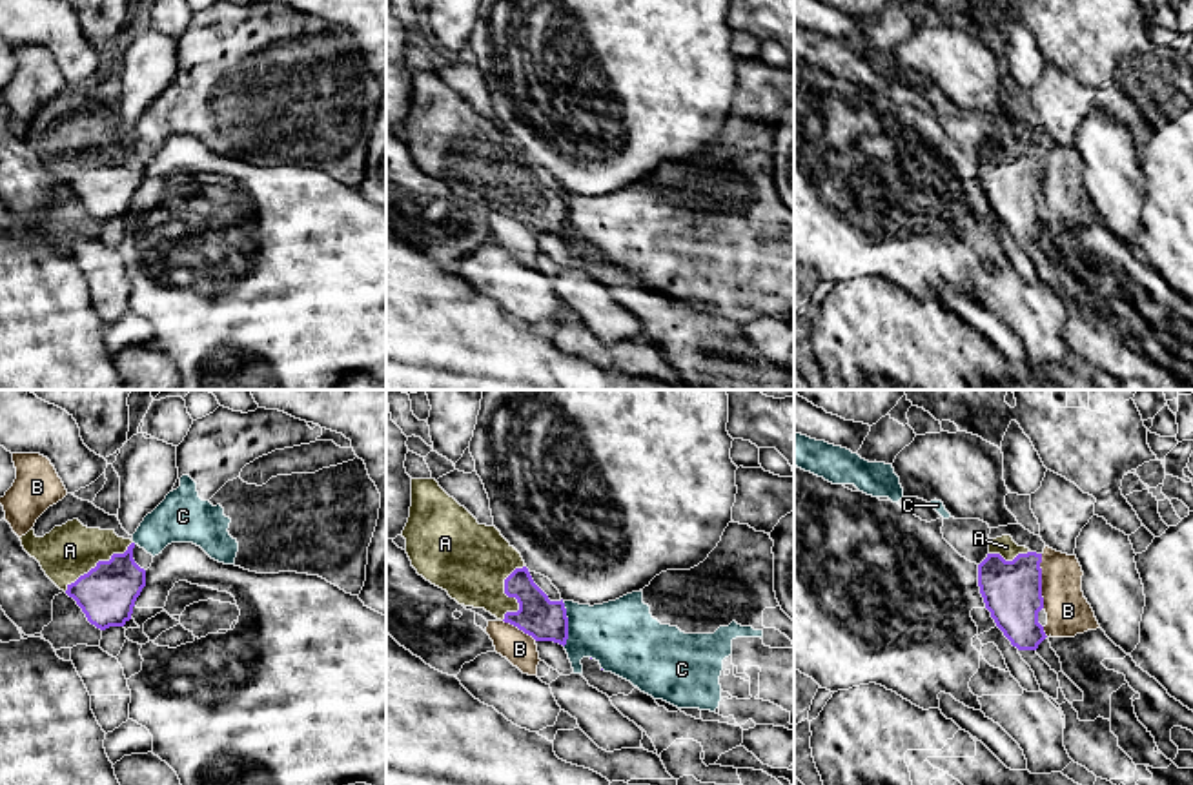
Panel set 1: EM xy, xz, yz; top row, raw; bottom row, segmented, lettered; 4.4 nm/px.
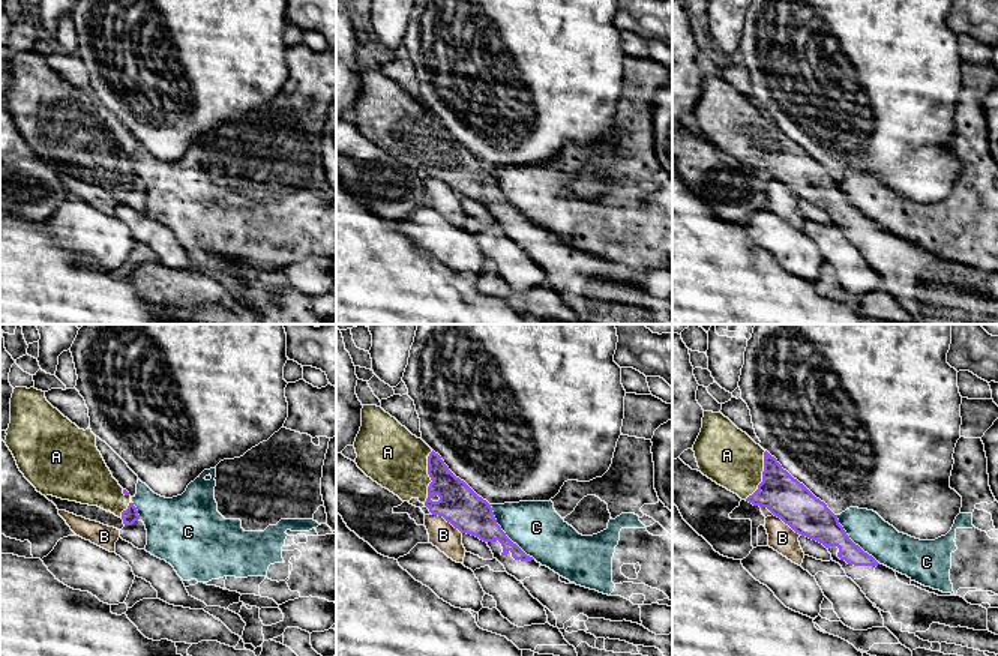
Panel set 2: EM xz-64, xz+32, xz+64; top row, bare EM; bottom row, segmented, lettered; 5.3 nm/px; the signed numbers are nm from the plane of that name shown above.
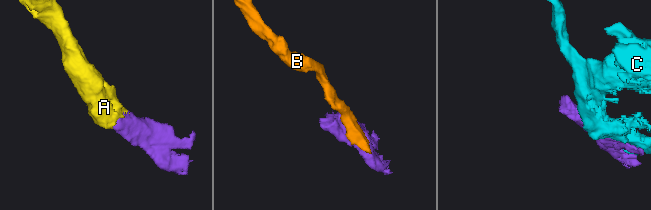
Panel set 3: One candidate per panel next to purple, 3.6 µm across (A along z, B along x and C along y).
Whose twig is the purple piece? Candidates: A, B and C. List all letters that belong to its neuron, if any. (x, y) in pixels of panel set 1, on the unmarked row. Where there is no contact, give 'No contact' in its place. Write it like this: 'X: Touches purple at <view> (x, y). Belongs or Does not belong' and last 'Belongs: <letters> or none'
A: Touches purple at xy (99, 153). Belongs
B: Touches purple at yz (1040, 173). Does not belong
C: Touches purple at xz (567, 215). Does not belong
Belongs: A

